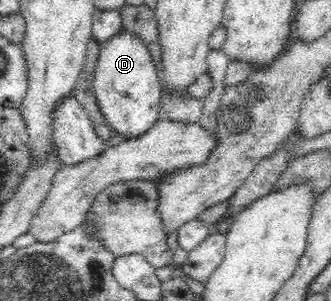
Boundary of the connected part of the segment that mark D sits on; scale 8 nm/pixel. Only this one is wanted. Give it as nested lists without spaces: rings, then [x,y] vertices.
[[[124,29],[100,44],[93,91],[113,130],[126,139],[144,135],[163,116],[161,99],[164,86],[146,45],[136,34]]]

